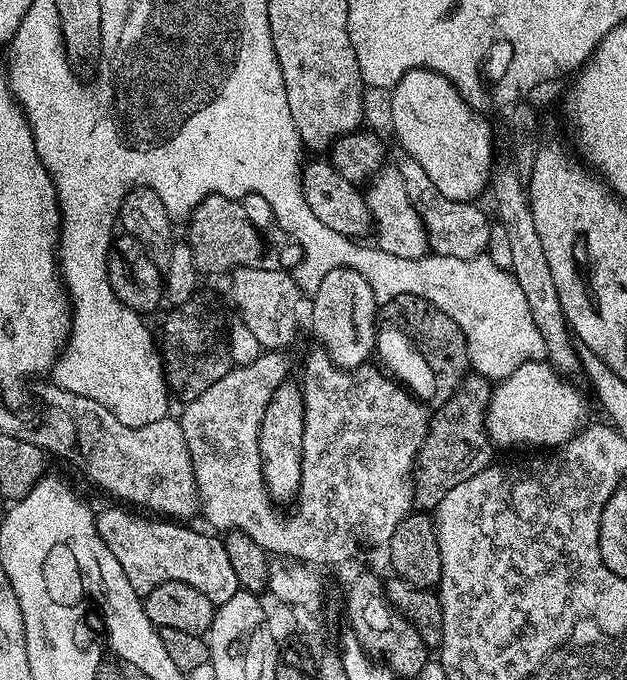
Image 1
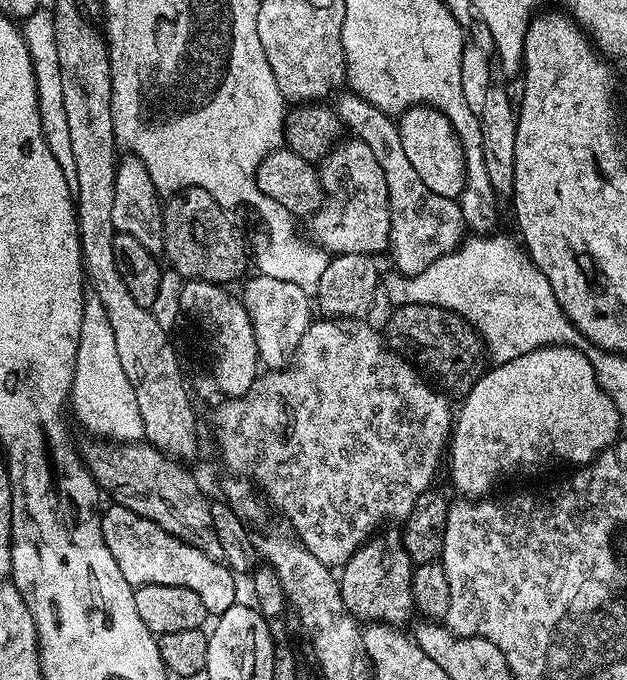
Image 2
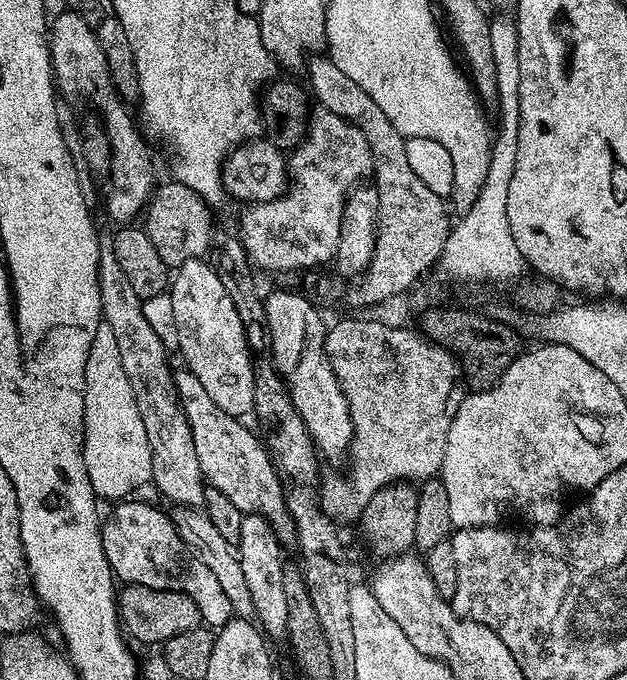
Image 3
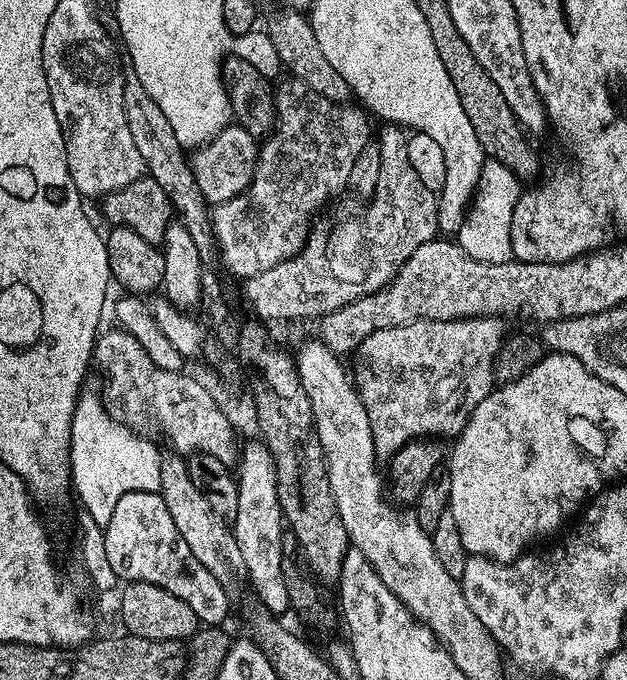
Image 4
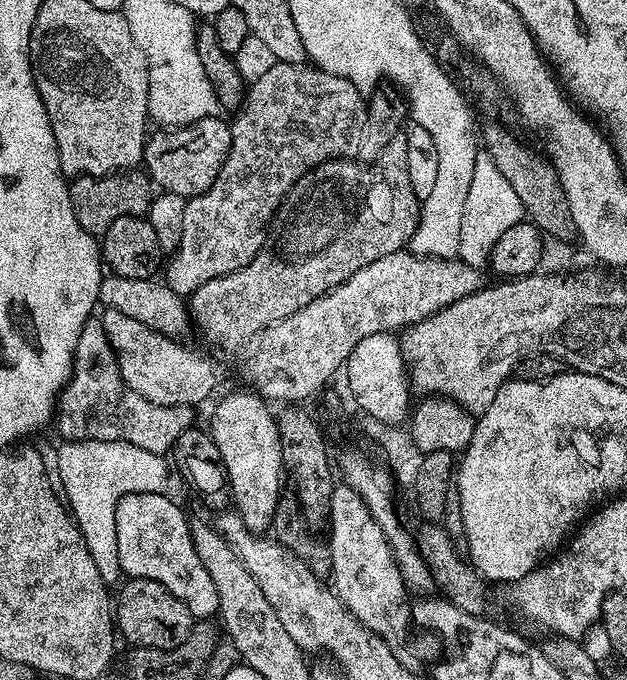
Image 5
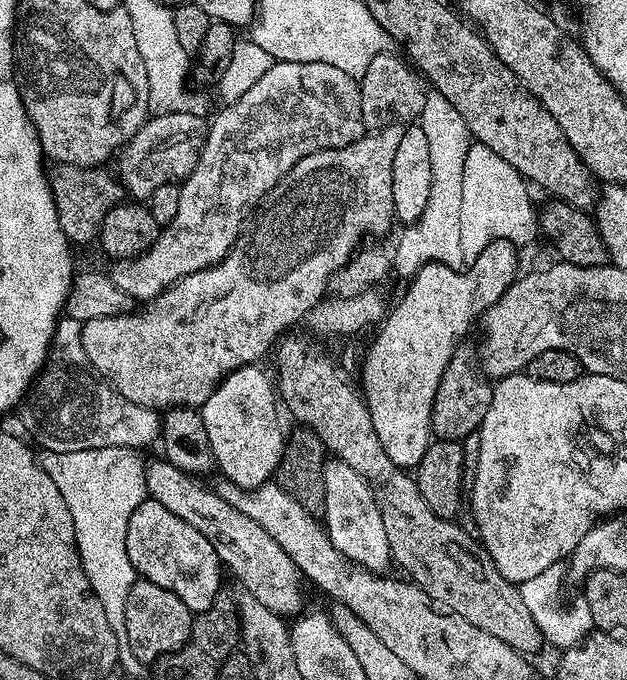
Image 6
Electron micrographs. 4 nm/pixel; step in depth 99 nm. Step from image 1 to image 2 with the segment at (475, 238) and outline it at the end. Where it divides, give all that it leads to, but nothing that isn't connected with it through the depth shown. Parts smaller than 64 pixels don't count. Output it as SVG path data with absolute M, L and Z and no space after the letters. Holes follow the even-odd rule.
M351 90L341 91L335 100L334 111L338 114L341 125L345 129L353 128L356 131L353 133L362 142L366 142L366 146L370 146L374 158L378 158L378 166L382 166L382 174L386 174L388 205L392 215L390 257L396 263L395 271L405 276L413 276L426 270L430 262L460 247L466 236L466 223L460 205L456 200L442 194L434 194L434 190L430 190L430 186L422 182L402 146L397 121L389 113L366 102Z

